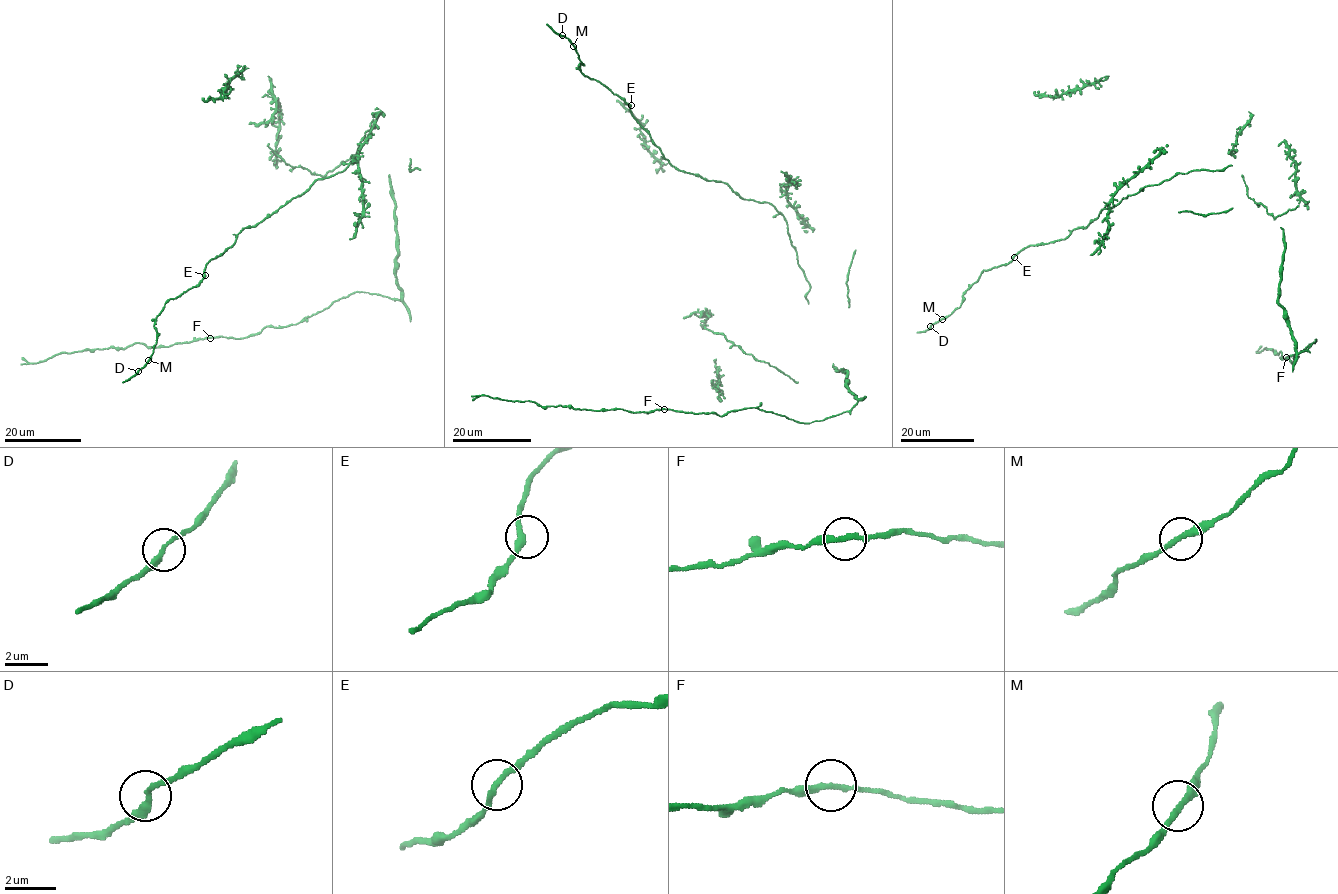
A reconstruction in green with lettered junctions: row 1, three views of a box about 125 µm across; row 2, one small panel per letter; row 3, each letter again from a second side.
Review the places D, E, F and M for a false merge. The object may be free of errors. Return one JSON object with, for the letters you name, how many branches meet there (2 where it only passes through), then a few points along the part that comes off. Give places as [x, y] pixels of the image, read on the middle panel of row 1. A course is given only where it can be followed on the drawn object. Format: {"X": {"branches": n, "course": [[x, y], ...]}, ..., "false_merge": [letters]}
{"false_merge": []}

